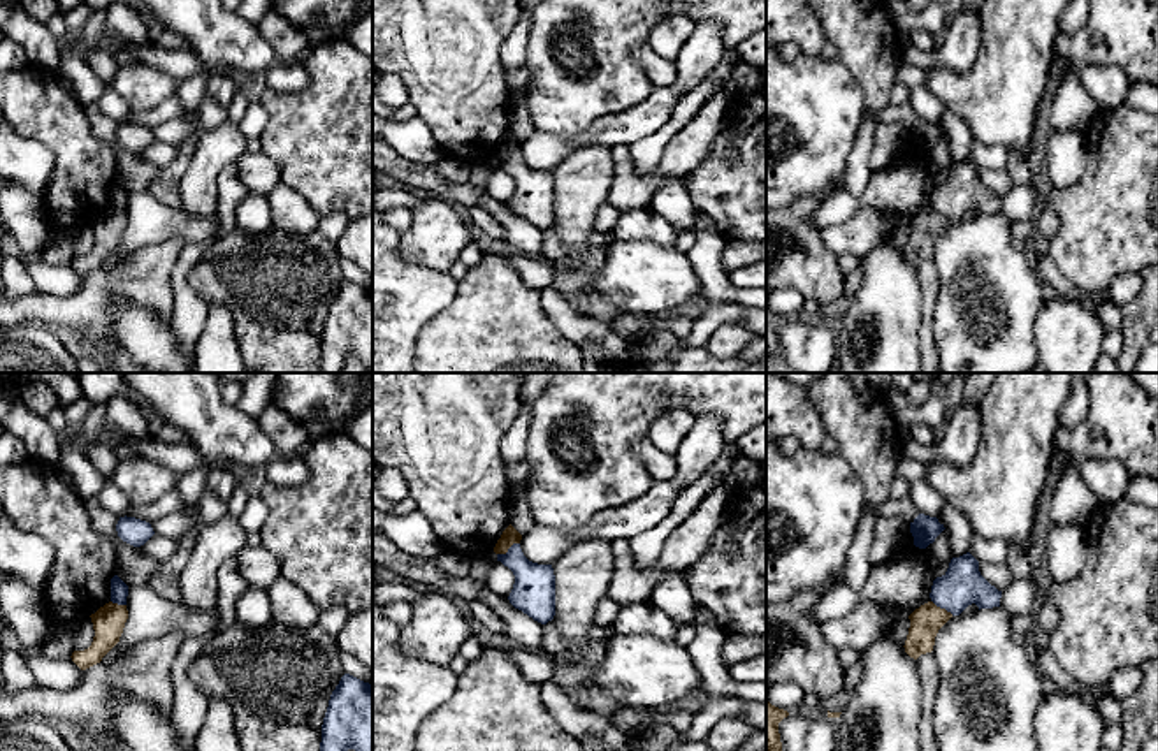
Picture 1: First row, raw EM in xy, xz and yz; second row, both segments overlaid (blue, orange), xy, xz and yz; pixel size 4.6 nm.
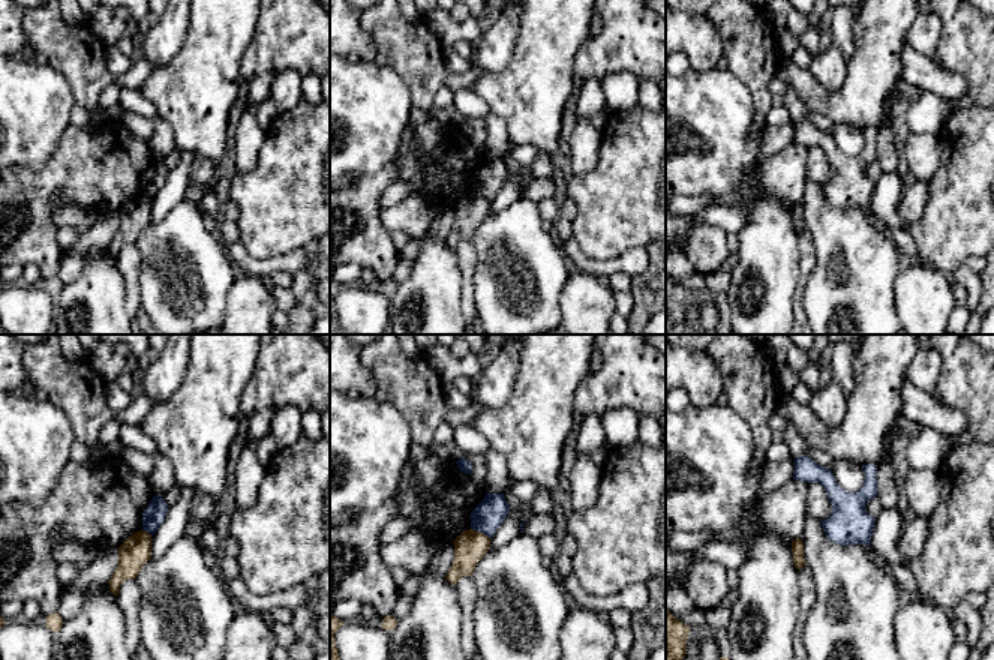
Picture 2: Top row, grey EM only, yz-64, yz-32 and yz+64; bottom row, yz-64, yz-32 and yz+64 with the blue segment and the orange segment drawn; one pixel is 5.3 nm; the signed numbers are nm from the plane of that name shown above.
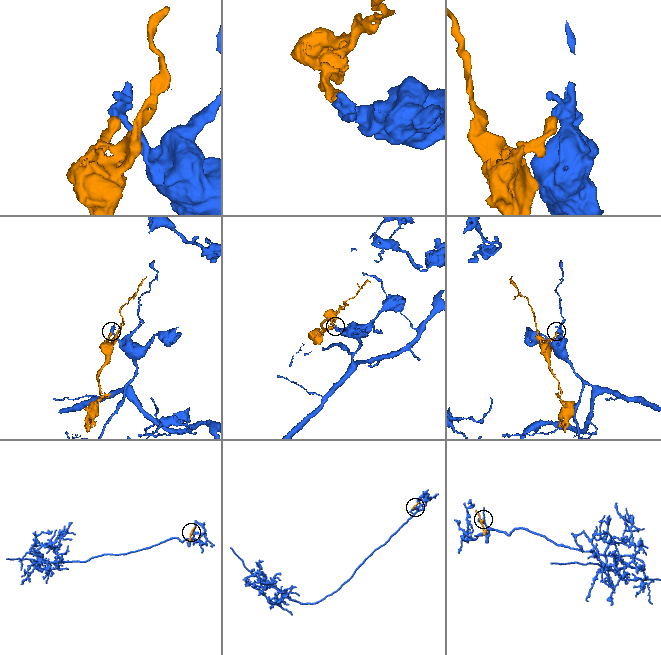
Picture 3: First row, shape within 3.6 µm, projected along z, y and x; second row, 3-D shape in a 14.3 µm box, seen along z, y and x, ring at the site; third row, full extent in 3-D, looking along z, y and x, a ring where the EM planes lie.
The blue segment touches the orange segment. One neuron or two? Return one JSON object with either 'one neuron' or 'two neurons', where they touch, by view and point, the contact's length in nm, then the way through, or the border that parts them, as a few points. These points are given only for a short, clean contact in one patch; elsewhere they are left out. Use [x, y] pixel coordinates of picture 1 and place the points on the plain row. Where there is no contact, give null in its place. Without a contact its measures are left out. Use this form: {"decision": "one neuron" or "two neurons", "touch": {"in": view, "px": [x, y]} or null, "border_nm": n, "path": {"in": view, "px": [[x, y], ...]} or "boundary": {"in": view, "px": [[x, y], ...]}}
{"decision": "two neurons", "touch": {"in": "xz", "px": [508, 155]}, "border_nm": 120, "boundary": {"in": "xz", "px": [[519, 148], [498, 160]]}}

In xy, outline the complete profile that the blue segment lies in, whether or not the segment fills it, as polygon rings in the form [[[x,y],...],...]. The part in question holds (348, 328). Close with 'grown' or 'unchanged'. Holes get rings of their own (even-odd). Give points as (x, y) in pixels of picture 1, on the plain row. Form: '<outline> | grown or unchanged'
[[[344,280],[330,301],[322,331],[322,373],[339,373],[348,355],[355,355],[365,373],[373,373],[373,290]]] | unchanged

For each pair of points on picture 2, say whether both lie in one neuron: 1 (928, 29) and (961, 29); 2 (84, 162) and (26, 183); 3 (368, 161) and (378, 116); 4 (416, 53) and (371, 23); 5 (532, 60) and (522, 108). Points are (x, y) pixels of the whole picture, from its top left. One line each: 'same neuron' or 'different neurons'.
1: different neurons
2: same neuron
3: same neuron
4: same neuron
5: same neuron

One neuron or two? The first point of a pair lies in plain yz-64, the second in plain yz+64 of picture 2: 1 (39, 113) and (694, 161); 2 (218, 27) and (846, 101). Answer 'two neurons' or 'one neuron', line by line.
1: one neuron
2: one neuron

